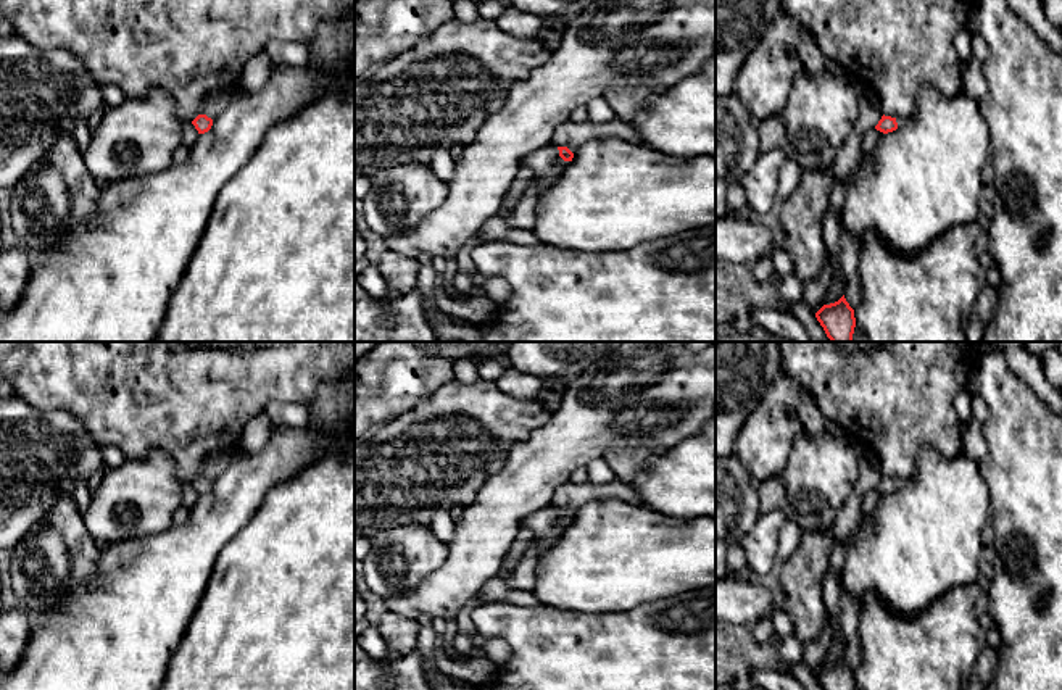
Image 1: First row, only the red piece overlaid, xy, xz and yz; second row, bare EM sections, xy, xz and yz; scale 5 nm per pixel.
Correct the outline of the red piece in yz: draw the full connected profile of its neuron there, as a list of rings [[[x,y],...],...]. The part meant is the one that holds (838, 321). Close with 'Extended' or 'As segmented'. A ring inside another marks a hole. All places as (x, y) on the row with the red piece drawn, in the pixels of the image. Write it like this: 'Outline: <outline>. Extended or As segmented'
Outline: [[[844,295],[835,303],[823,305],[815,318],[832,342],[853,342],[856,318]]]. As segmented

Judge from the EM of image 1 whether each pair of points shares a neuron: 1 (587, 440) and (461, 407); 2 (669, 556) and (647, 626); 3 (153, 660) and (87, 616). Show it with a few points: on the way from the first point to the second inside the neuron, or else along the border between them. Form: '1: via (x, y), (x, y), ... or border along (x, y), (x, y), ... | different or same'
1: border along (555, 411), (542, 426), (508, 450) | different
2: border along (690, 590), (618, 611) | different
3: via (137, 660), (103, 632) | same

